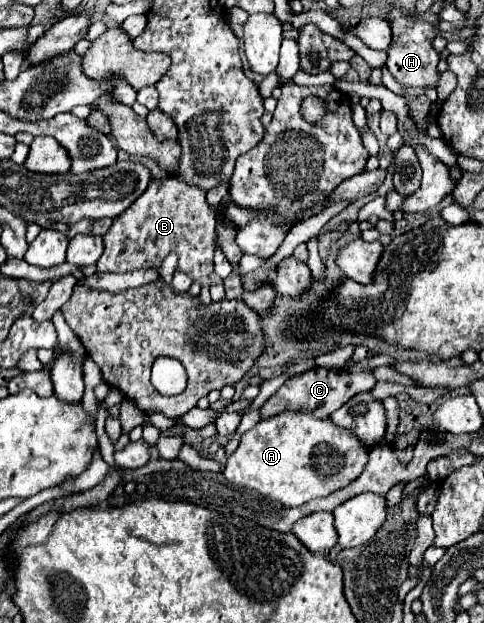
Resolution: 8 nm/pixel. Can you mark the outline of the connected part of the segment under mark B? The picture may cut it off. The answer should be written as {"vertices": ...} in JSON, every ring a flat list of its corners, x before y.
{"vertices":[[170,176,152,180,148,190,144,190,144,194,112,222,110,230,104,234,104,254,96,264,96,272,132,272,144,268,160,270,160,264,172,250,178,256,178,270,192,280,200,280,214,272,214,248,216,216,206,204,206,192]]}

